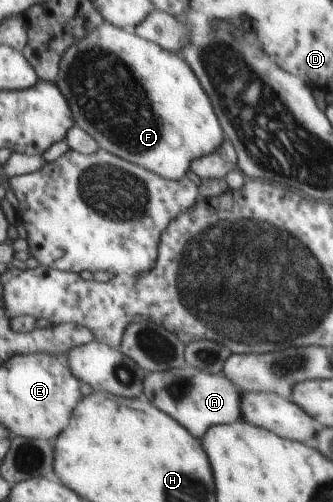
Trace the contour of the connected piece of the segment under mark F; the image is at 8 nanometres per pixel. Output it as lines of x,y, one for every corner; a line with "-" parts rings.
105,21
65,50
54,84
71,106
75,125
89,134
100,149
143,166
164,180
180,180
189,172
194,159
216,151
223,144
221,128
209,98
203,94
197,78
184,60
136,33
125,32
121,27
105,24

